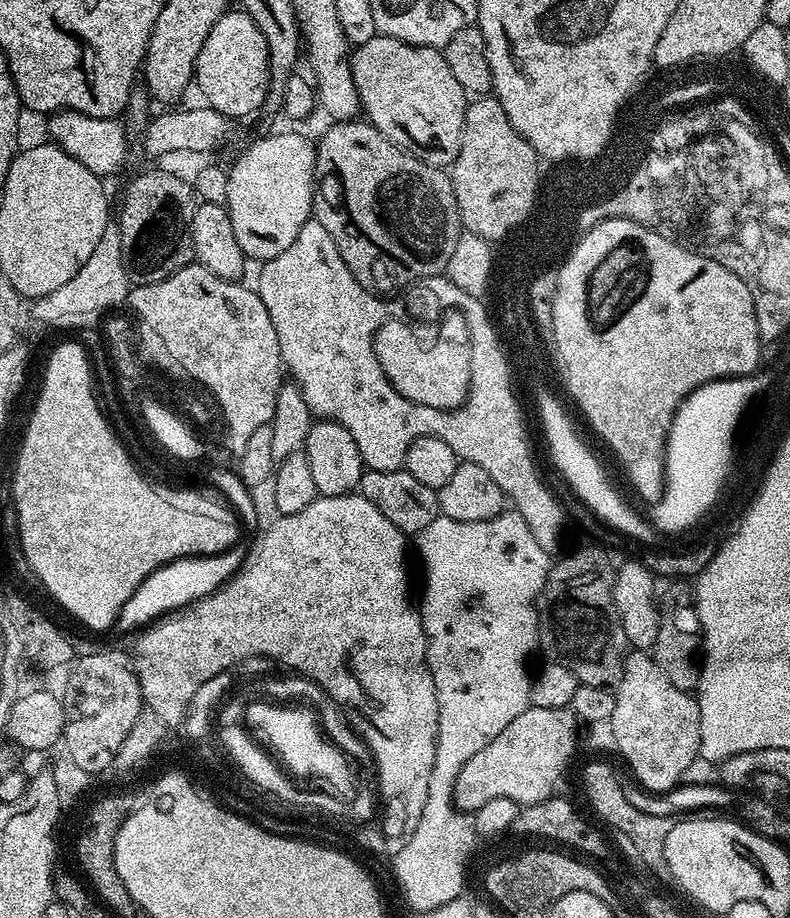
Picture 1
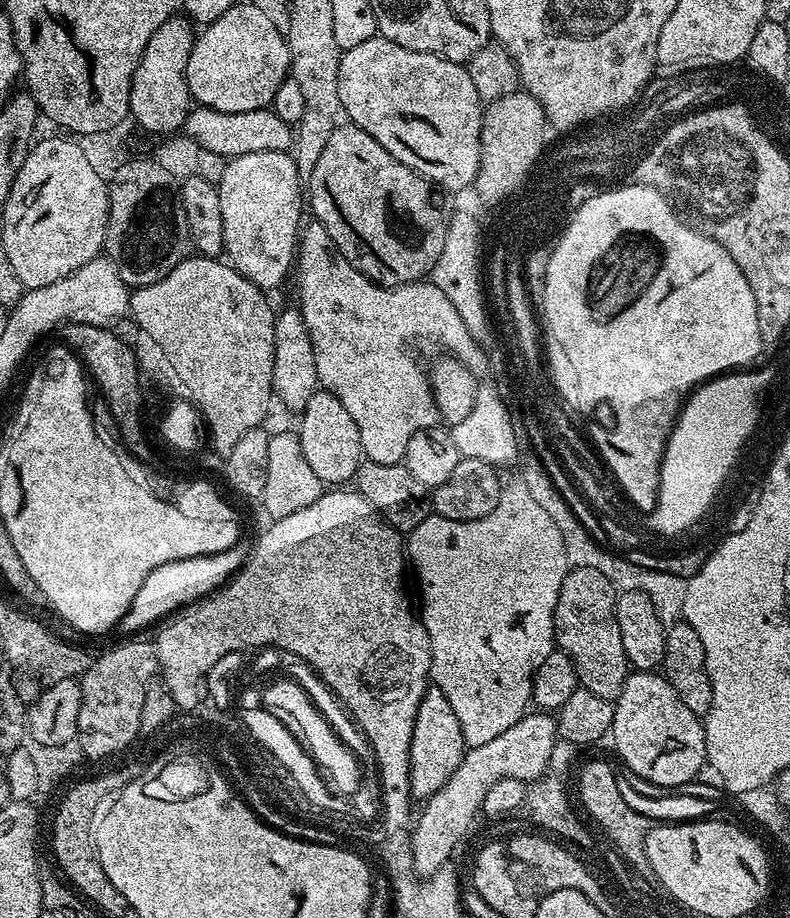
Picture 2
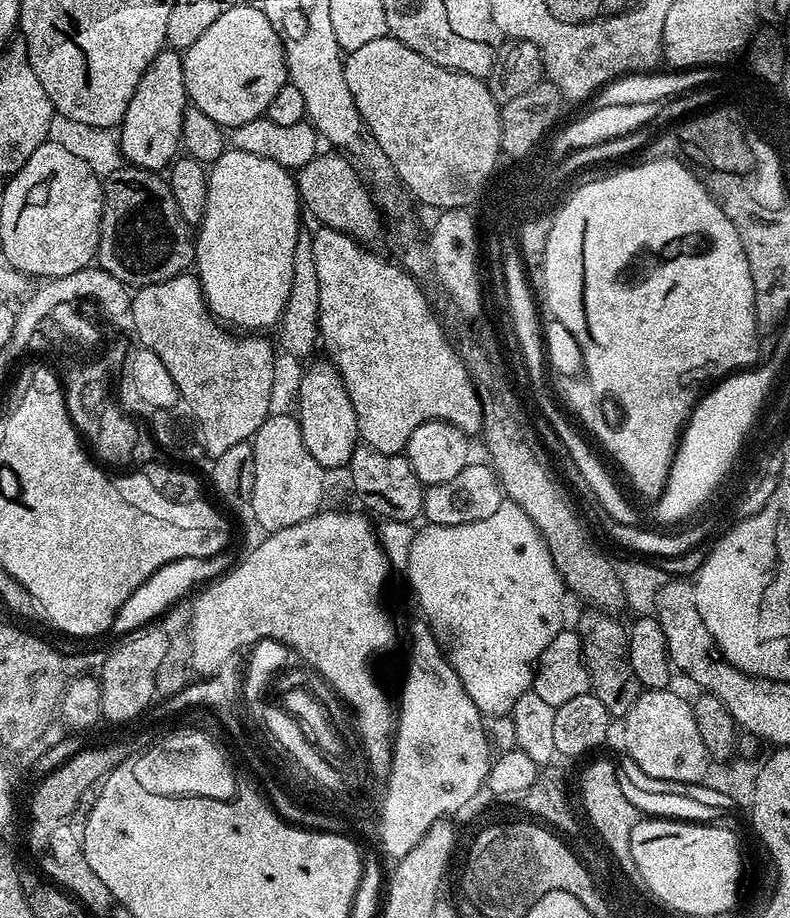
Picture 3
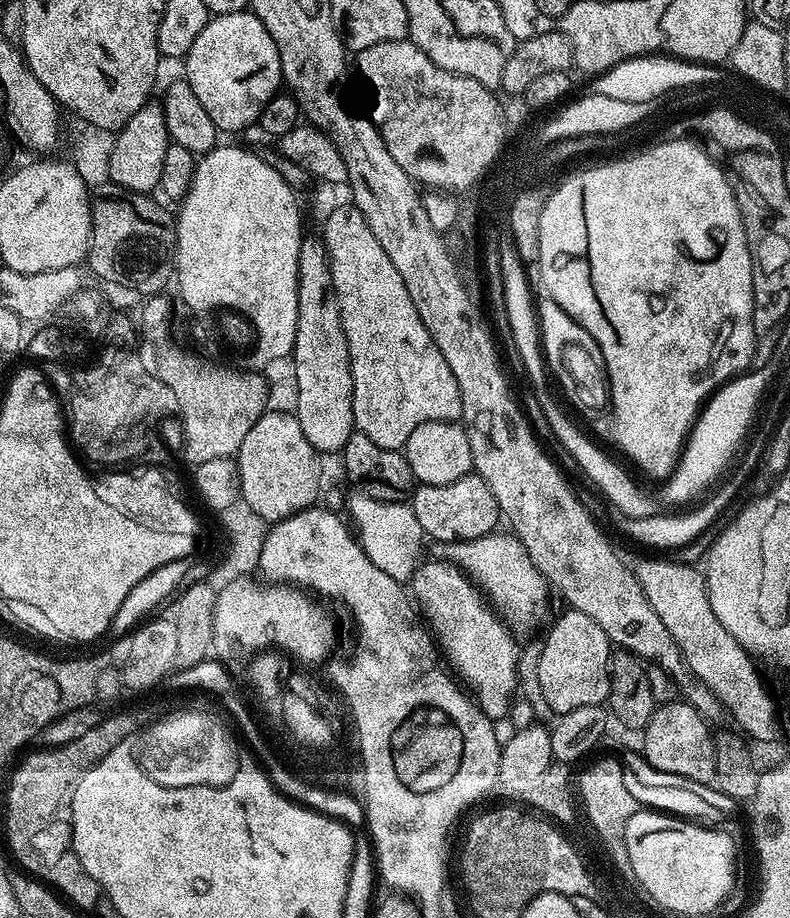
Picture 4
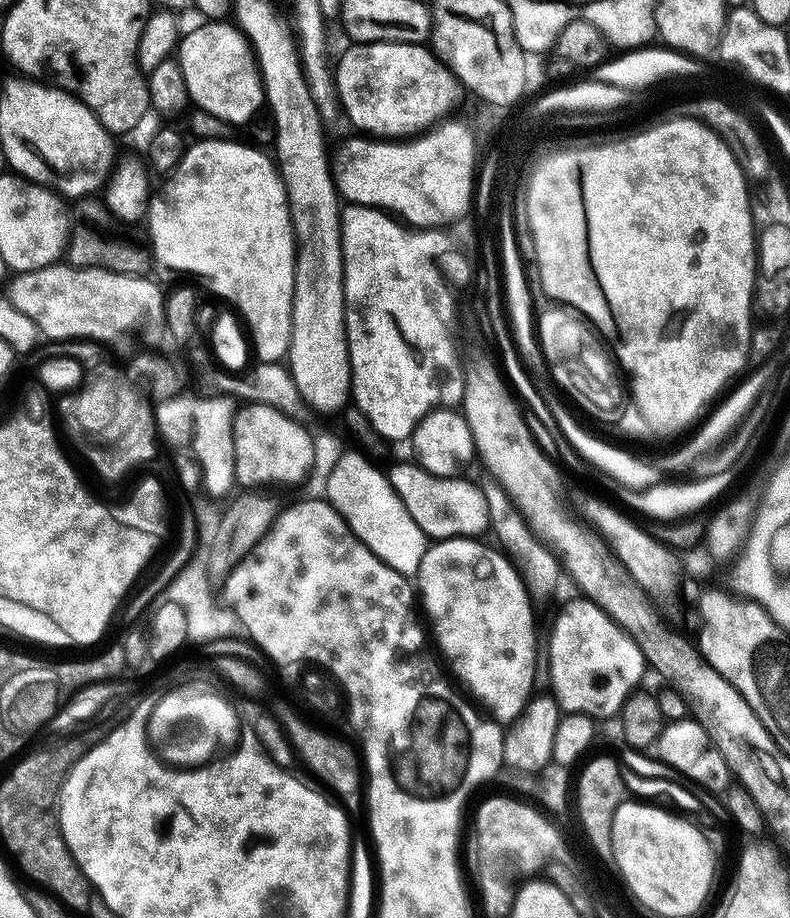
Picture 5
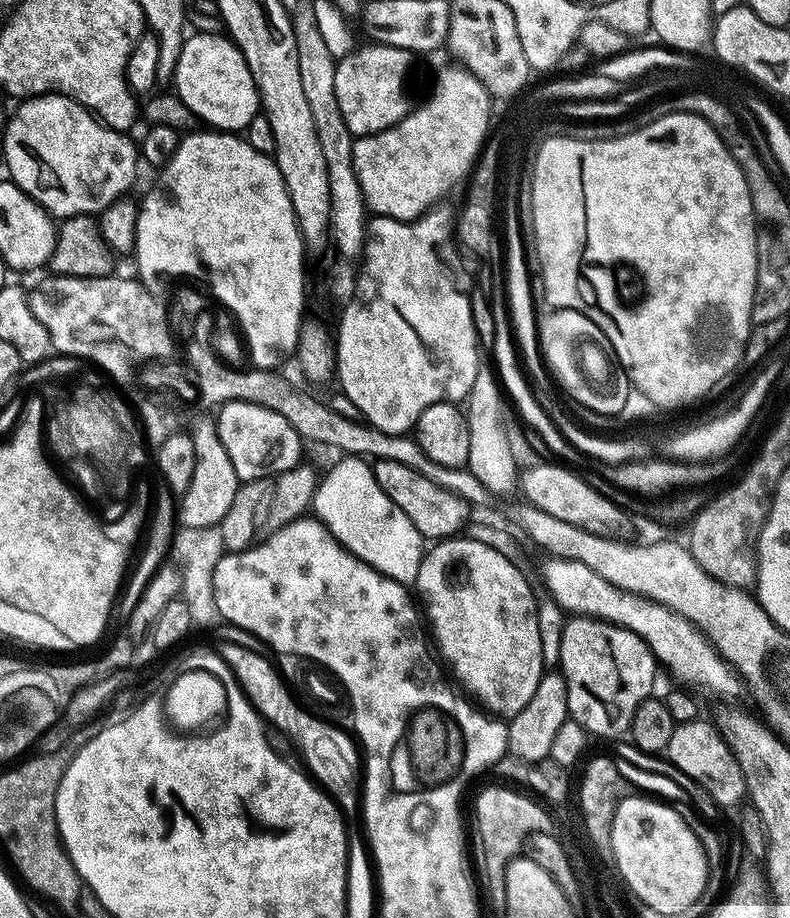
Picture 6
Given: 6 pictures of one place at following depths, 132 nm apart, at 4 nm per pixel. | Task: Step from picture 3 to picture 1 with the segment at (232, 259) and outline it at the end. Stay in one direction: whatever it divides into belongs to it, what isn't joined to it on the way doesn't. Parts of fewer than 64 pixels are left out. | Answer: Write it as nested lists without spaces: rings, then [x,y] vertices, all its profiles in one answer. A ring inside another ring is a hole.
[[[280,132],[277,136],[264,136],[256,140],[233,164],[228,168],[228,191],[227,209],[230,214],[230,222],[234,222],[234,238],[238,238],[238,246],[242,246],[245,257],[252,256],[257,262],[272,260],[294,238],[298,238],[298,230],[312,216],[312,194],[316,175],[316,150],[317,145],[312,144],[304,136],[296,132]]]

